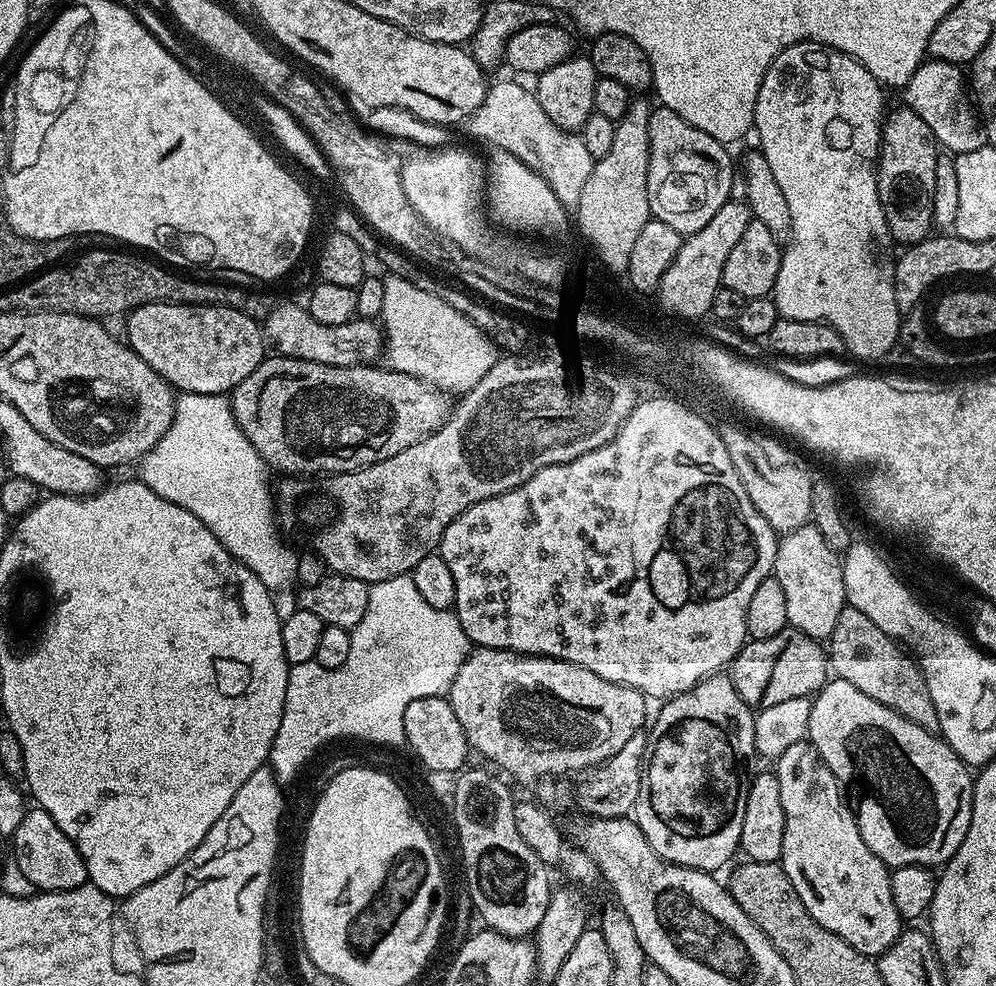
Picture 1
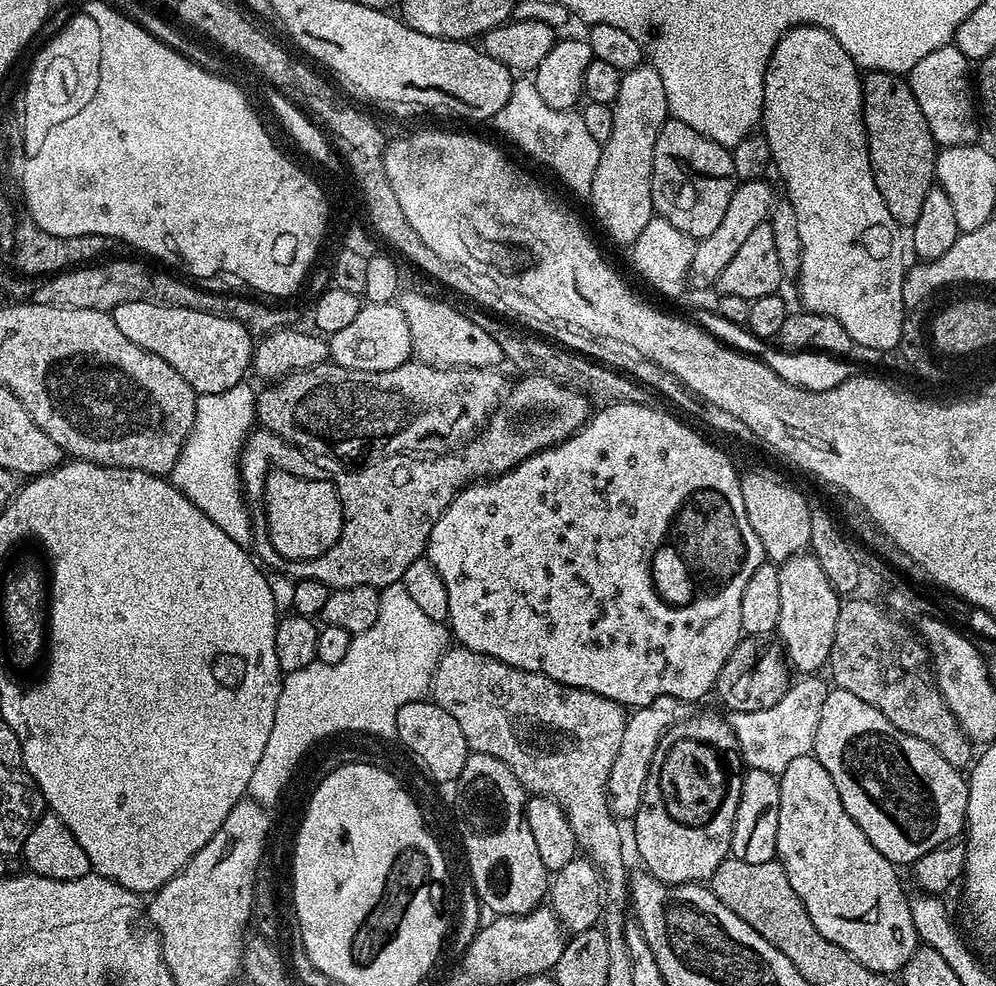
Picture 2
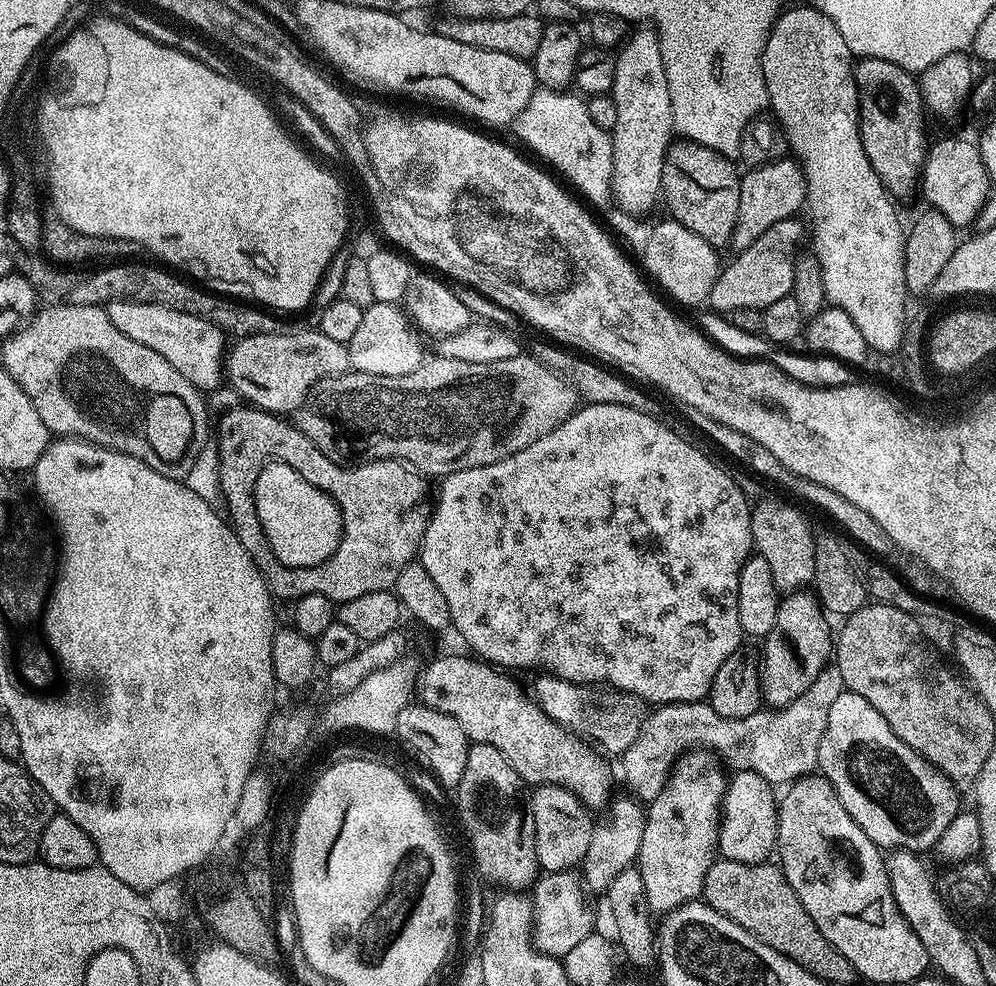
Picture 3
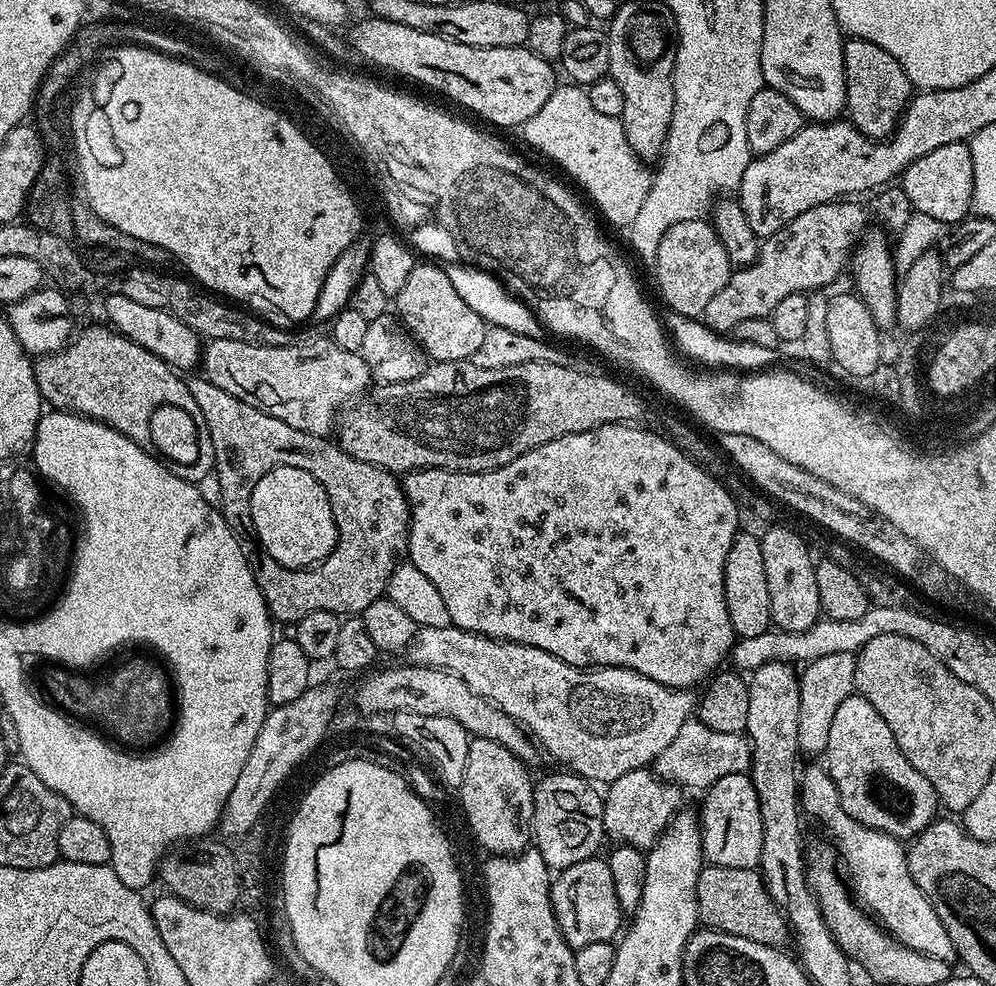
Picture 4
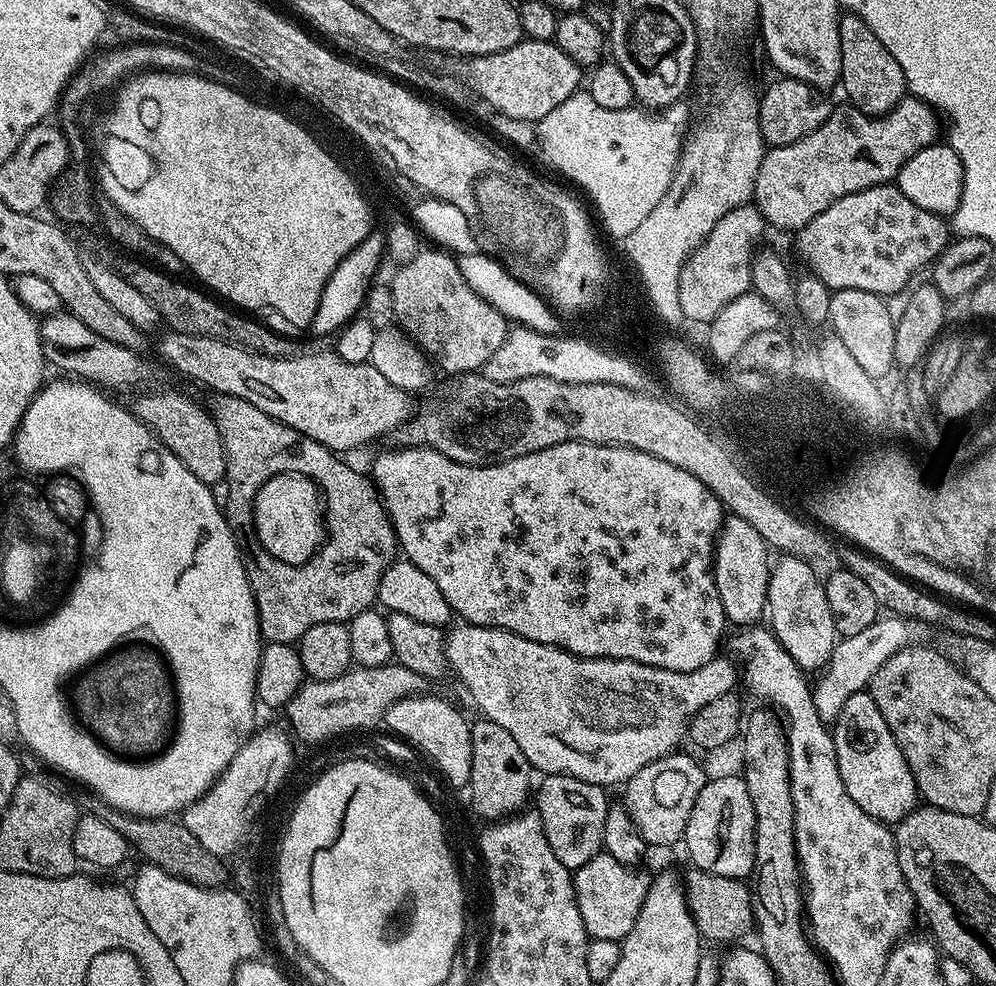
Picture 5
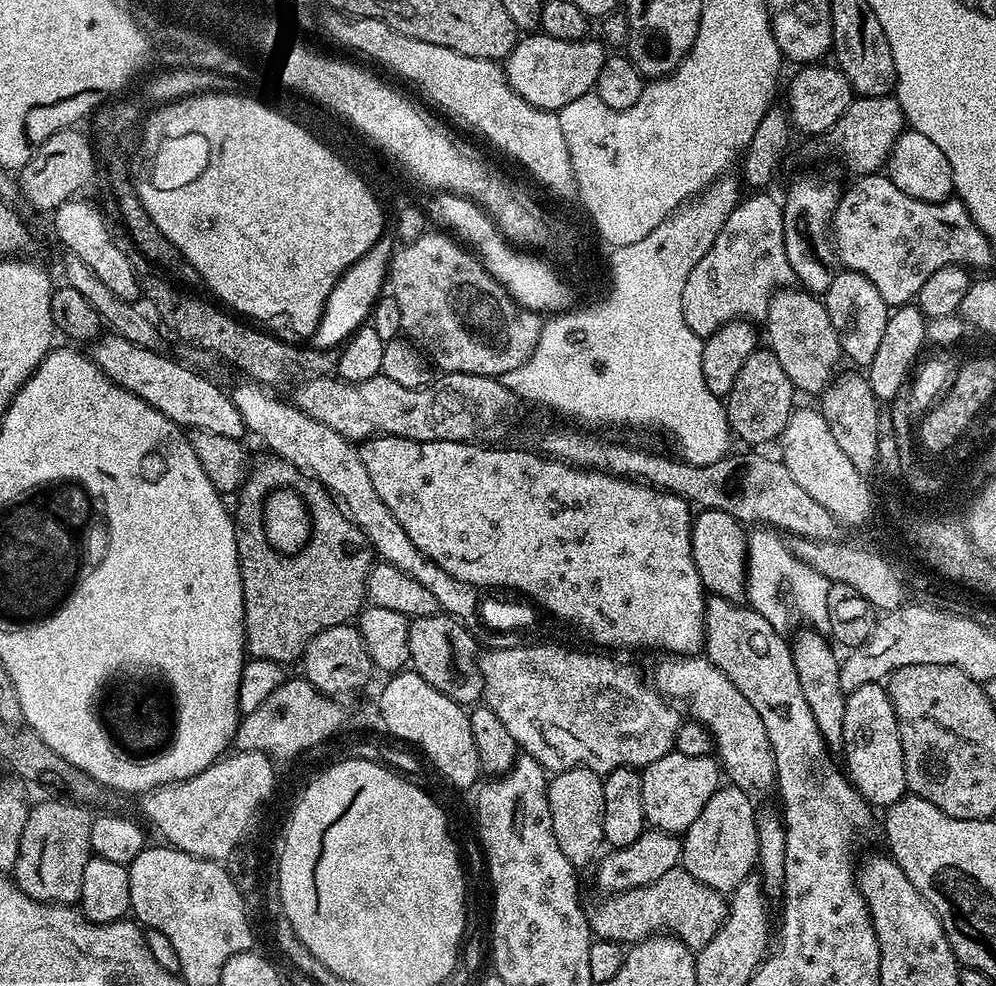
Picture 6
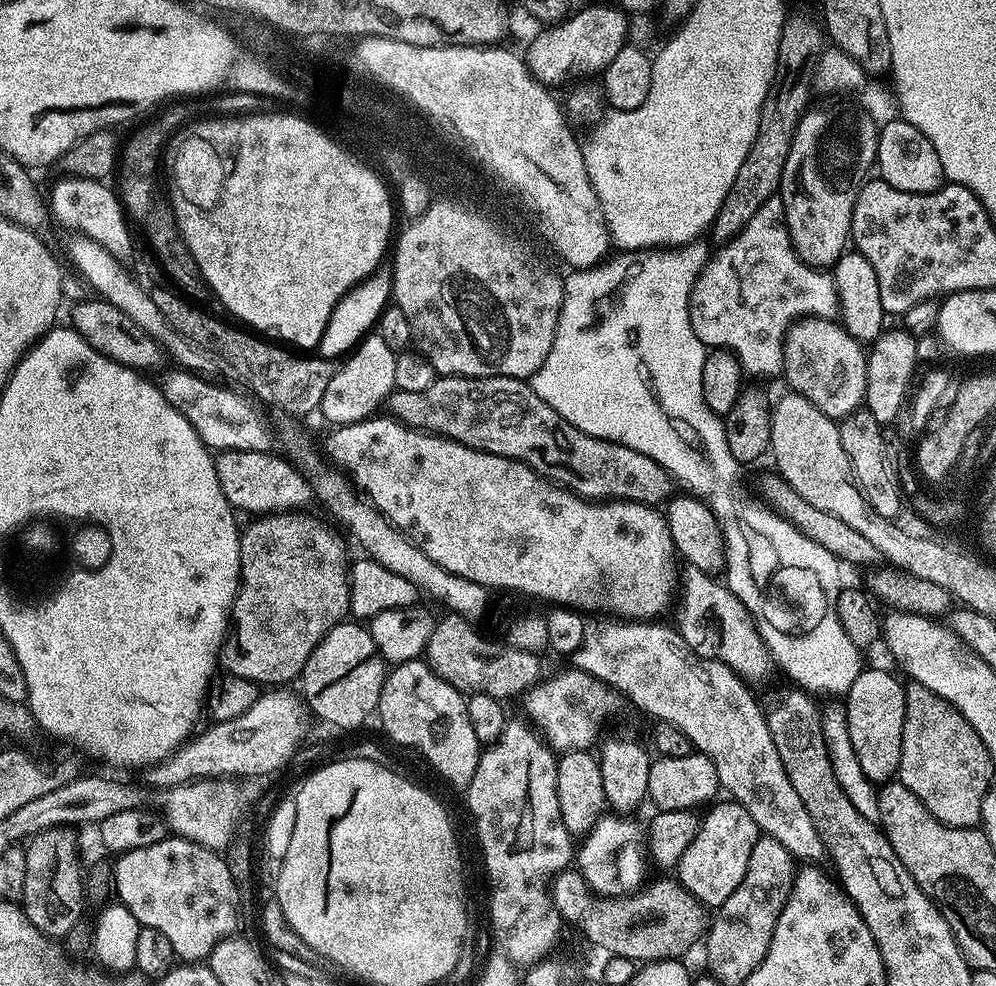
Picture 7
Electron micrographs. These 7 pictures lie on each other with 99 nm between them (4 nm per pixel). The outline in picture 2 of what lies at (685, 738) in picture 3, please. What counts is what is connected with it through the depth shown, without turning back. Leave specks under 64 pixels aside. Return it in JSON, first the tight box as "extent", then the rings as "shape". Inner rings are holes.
{"extent":[608,674,830,821],"shape":[[[804,674],[778,698],[770,710],[731,713],[732,733],[740,744],[740,759],[748,768],[757,768],[777,774],[786,770],[794,758],[809,755],[814,749],[814,738],[818,730],[818,718],[822,716],[822,702],[826,702],[830,691],[827,679],[819,680],[816,674]],[[663,696],[647,704],[644,708],[637,708],[628,716],[628,721],[622,734],[622,746],[618,746],[618,754],[614,758],[614,766],[610,770],[608,779],[608,806],[617,821],[635,817],[636,811],[644,800],[644,787],[648,771],[656,748],[664,733],[676,723],[677,720],[686,720],[690,715],[689,705],[683,700],[675,700],[673,696]]]}

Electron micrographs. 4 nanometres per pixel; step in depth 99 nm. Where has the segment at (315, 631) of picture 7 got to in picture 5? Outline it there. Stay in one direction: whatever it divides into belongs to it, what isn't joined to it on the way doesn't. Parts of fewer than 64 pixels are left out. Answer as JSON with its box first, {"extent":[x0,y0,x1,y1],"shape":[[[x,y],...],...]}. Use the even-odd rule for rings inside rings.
{"extent":[210,394,398,645],"shape":[[[216,394],[211,399],[210,415],[218,426],[218,434],[222,438],[226,454],[223,483],[227,484],[230,490],[230,498],[222,505],[224,517],[230,526],[230,534],[234,534],[234,542],[244,563],[250,590],[254,594],[261,637],[269,644],[295,645],[302,638],[302,634],[310,630],[310,626],[322,622],[343,624],[358,614],[369,611],[377,603],[380,576],[398,556],[396,532],[375,484],[365,473],[363,476],[362,473],[355,472],[350,465],[343,464],[340,461],[343,459],[337,453],[314,442],[314,438],[278,422],[270,414],[258,410],[258,406],[250,406],[250,402],[233,396]],[[288,473],[307,476],[326,497],[326,539],[313,556],[300,565],[279,561],[261,548],[253,524],[253,500],[256,492],[272,476]]]}

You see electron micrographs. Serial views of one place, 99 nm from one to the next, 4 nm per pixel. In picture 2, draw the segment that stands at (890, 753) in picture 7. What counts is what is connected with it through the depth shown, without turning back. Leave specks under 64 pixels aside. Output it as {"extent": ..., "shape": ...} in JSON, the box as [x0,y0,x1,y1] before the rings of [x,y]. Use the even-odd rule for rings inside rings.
{"extent":[814,687,968,866],"shape":[[[833,687],[829,691],[826,702],[822,702],[822,716],[818,718],[818,730],[814,738],[814,755],[818,762],[822,762],[822,766],[826,766],[826,774],[830,774],[830,778],[834,778],[834,786],[838,786],[838,798],[842,798],[842,806],[846,806],[846,814],[850,814],[850,818],[854,818],[854,822],[858,822],[862,834],[866,834],[866,838],[870,838],[874,850],[878,850],[878,854],[885,856],[892,864],[911,866],[916,863],[918,858],[922,858],[922,854],[935,848],[945,847],[949,842],[955,841],[952,839],[959,832],[961,835],[965,831],[968,819],[968,781],[965,773],[950,762],[946,762],[946,758],[942,758],[942,754],[938,754],[938,750],[934,750],[934,746],[930,742],[922,742],[922,738],[914,738],[910,734],[898,730],[898,726],[894,726],[882,713],[874,710],[874,706],[862,702],[862,698],[854,698],[854,694],[837,687]]]}

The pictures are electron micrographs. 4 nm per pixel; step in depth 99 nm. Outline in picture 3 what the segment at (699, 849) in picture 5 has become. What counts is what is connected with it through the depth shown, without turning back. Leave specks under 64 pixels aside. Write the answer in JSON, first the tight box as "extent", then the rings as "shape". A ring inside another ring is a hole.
{"extent":[718,772,778,864],"shape":[[[736,772],[727,781],[720,814],[720,843],[718,852],[723,859],[747,864],[762,864],[776,848],[778,796],[773,785],[753,772]]]}

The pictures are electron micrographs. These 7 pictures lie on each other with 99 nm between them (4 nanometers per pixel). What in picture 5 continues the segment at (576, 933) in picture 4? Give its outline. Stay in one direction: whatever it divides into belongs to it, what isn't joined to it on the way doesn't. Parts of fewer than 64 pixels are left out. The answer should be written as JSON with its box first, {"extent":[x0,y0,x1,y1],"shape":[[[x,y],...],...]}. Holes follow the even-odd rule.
{"extent":[572,851,652,941],"shape":[[[599,851],[586,866],[575,869],[572,885],[576,891],[576,905],[582,914],[584,929],[593,940],[622,941],[630,930],[634,930],[634,922],[642,910],[642,902],[646,902],[648,888],[652,884],[649,873],[636,872],[635,867],[618,862],[606,851]]]}

